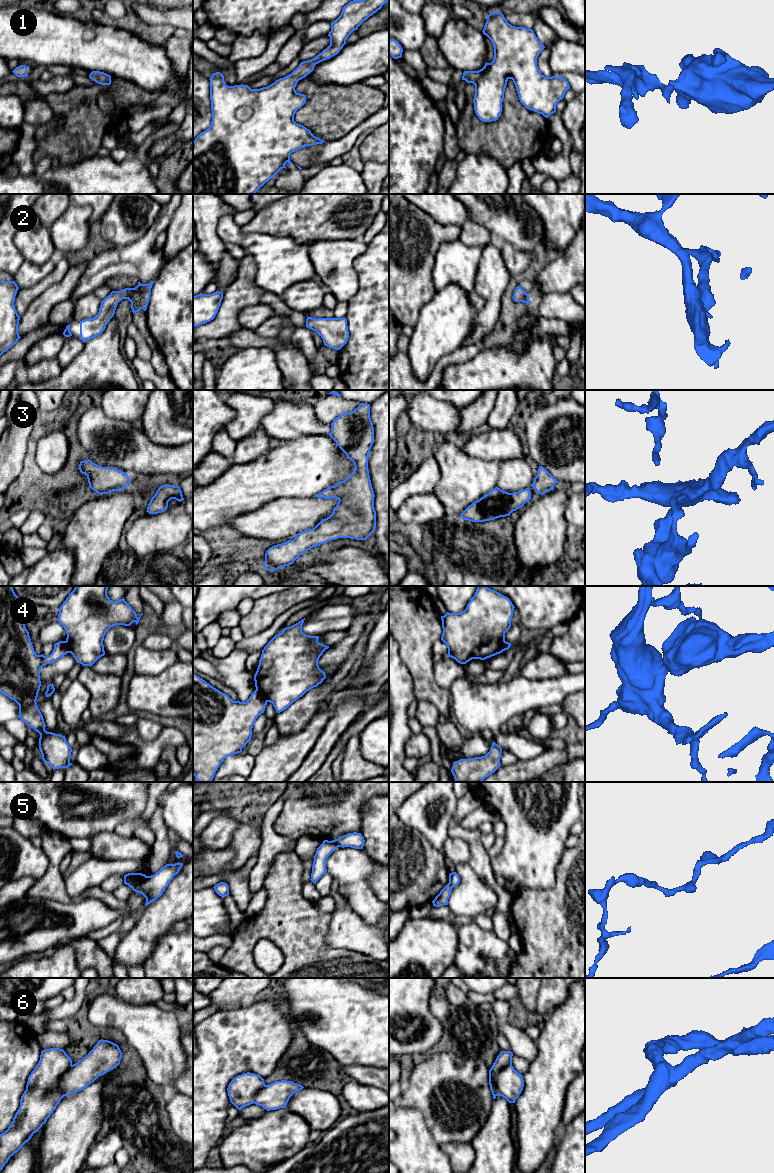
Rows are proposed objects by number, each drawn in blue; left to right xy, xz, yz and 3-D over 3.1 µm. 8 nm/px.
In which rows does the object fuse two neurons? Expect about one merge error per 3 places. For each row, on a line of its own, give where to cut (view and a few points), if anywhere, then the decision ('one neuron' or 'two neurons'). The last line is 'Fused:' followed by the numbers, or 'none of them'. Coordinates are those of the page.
1: no cut | one neuron
2: no cut | one neuron
3: no cut | one neuron
4: xz (256, 689), (267, 701) | two neurons
5: xy (146, 876), (132, 888) | two neurons
6: no cut | one neuron
Fused: 4, 5

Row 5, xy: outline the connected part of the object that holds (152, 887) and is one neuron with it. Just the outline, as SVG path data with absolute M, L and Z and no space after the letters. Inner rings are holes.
M183 863L166 864L154 875L146 876L143 882L132 888L146 898L145 906L155 901L165 891L166 887L182 868Z

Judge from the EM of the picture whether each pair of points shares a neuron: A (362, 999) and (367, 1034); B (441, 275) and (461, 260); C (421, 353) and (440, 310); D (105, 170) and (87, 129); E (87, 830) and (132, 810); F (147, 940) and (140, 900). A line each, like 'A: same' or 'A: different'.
A: same
B: same
C: same
D: different
E: same
F: different

